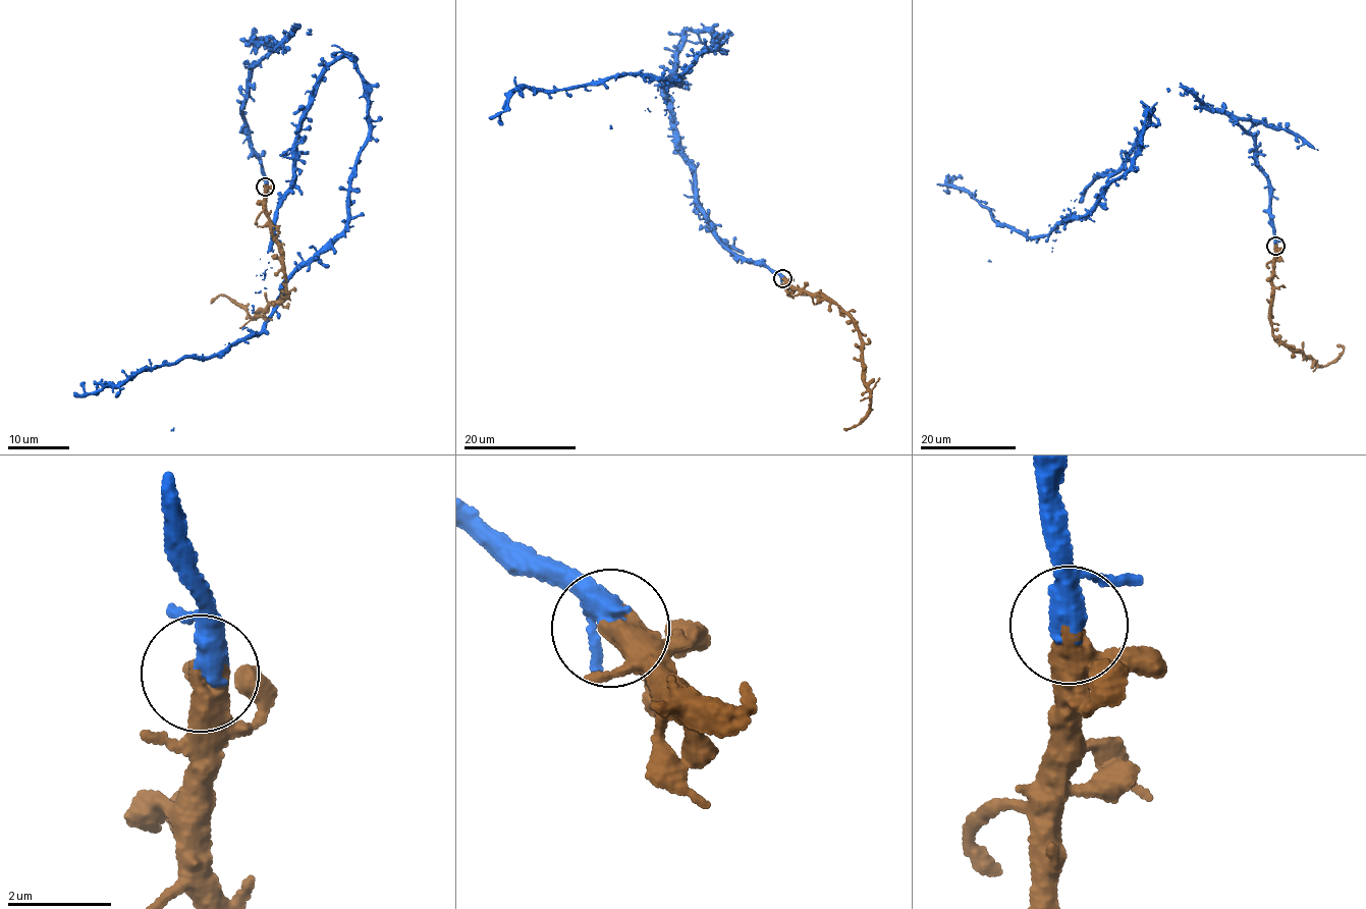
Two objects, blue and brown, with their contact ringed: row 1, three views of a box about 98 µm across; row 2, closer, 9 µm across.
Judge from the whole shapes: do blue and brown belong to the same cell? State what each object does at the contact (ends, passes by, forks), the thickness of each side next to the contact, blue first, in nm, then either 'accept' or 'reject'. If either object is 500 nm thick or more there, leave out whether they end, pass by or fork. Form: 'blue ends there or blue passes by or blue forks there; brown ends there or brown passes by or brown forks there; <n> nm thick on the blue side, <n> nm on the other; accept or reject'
blue ends there; brown passes by; 480 nm thick on the blue side, 360 nm on the other; accept

